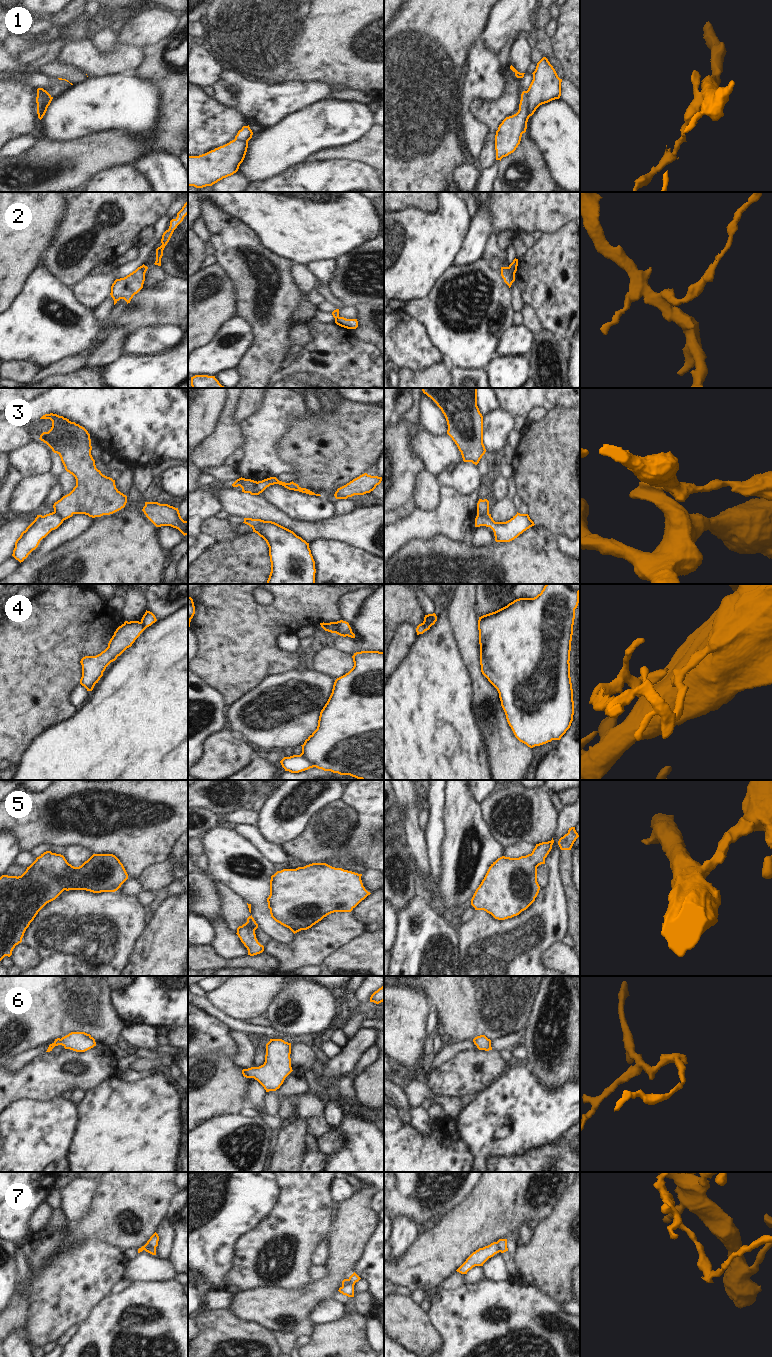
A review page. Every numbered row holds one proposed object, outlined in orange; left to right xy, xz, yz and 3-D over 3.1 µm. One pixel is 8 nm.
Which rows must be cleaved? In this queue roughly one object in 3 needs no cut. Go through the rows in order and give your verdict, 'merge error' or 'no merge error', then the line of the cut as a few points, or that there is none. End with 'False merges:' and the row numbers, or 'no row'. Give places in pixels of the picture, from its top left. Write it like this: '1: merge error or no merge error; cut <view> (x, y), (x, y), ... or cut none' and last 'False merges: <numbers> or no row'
1: merge error; cut yz (526, 91), (527, 112), (530, 115)
2: merge error; cut yz (508, 267), (514, 275)
3: merge error; cut xz (256, 482), (256, 490), (259, 493)
4: merge error; cut xz (341, 620), (335, 632)
5: no merge error; cut none
6: no merge error; cut none
7: merge error; cut xy (143, 1249), (146, 1244), (150, 1244), (155, 1249)
False merges: 1, 2, 3, 4, 7

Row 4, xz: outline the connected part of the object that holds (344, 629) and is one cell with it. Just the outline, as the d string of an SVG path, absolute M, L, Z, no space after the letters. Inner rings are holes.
M341 620L338 626L338 630L336 634L343 636L343 637L351 637L355 638L355 634L352 632L352 629L348 622Z

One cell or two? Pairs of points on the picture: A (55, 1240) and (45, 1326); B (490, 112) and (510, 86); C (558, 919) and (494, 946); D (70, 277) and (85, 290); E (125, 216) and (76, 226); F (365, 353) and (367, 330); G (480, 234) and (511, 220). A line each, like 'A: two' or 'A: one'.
A: one
B: one
C: one
D: two
E: one
F: two
G: two

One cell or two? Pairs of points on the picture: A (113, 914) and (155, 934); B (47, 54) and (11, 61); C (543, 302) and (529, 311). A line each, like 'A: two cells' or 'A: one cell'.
A: two cells
B: two cells
C: two cells

